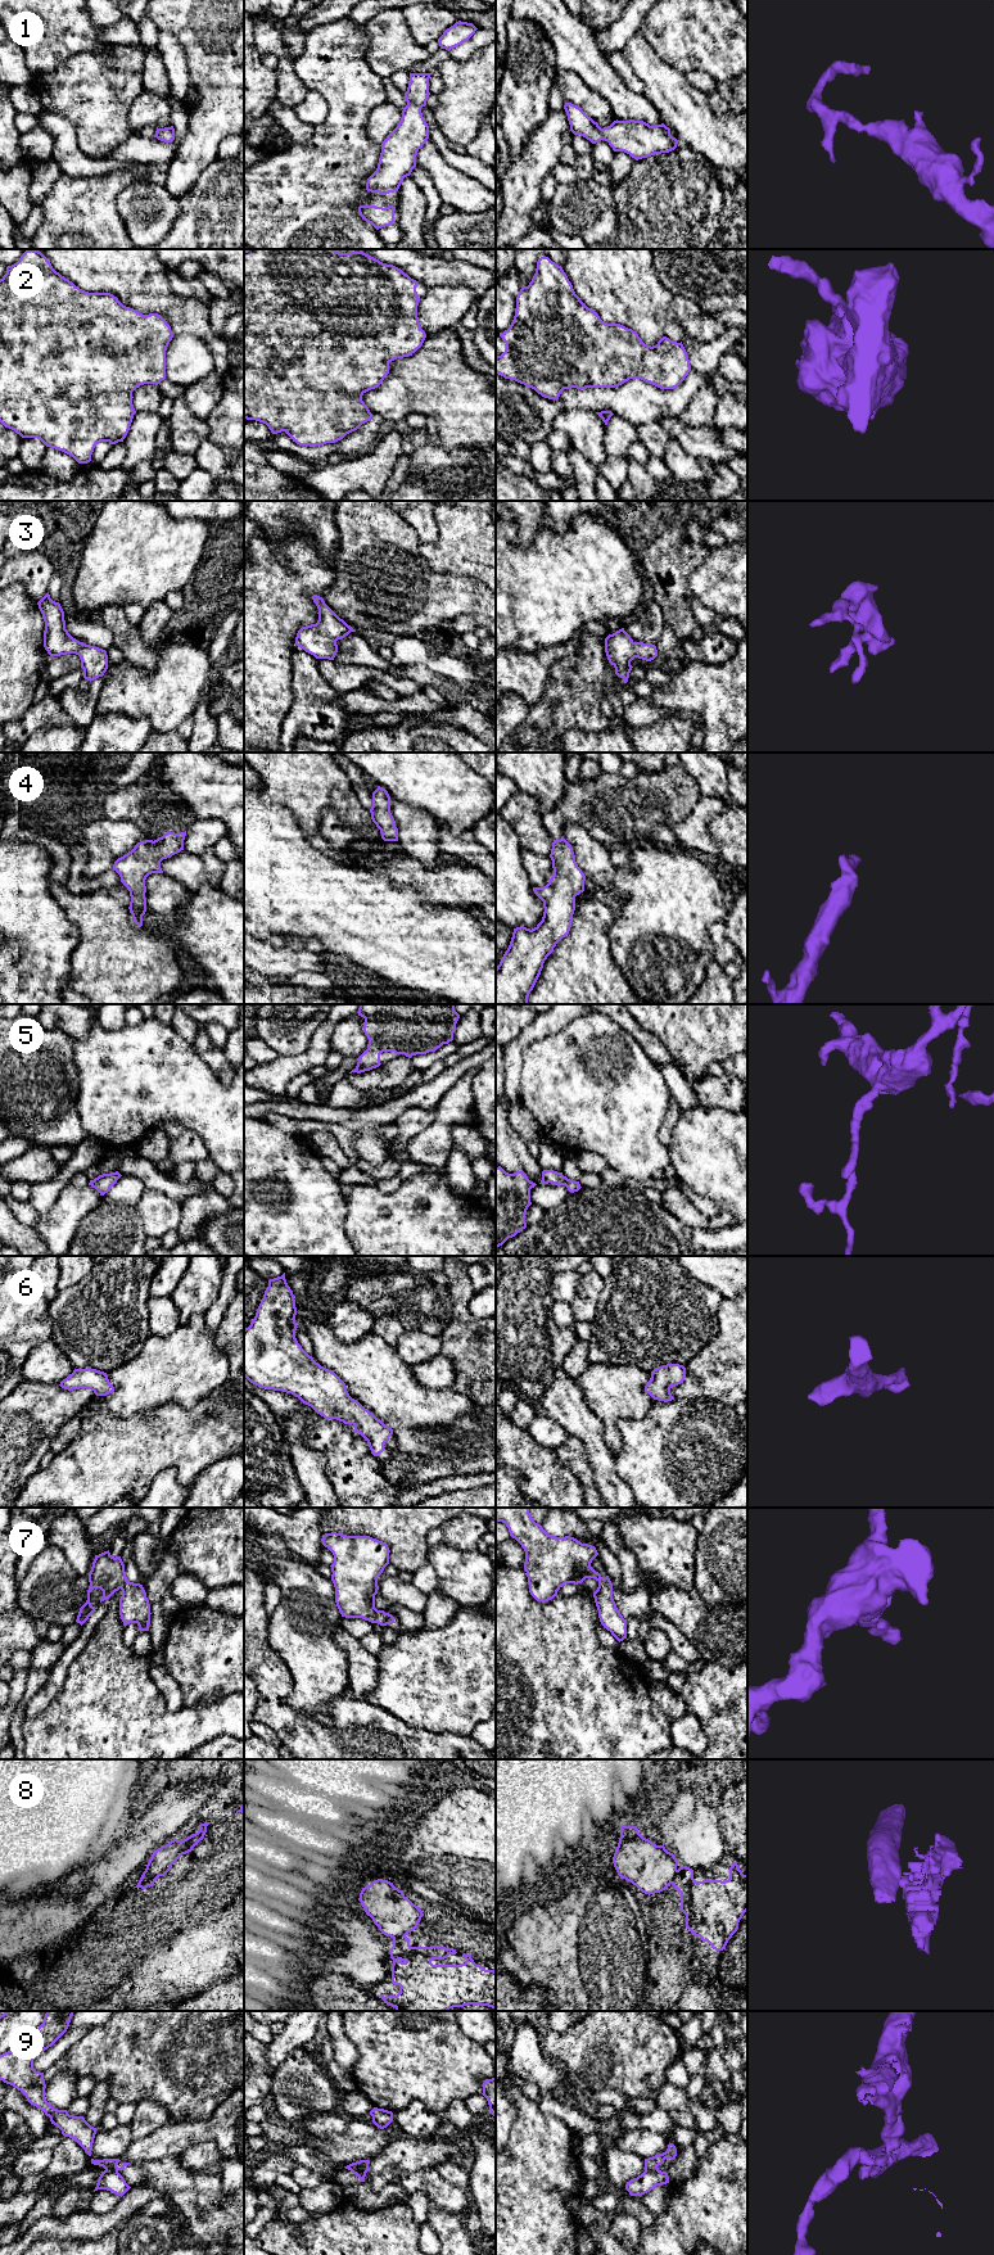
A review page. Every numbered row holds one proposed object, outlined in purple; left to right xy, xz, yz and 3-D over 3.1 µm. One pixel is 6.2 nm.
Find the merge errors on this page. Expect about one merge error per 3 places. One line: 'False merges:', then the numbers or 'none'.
False merges: 8, 9

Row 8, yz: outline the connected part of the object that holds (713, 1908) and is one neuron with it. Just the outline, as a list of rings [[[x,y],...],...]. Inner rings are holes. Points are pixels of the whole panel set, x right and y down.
[[[733,1862],[729,1867],[728,1880],[702,1880],[696,1881],[693,1879],[693,1870],[682,1866],[677,1870],[677,1875],[673,1880],[673,1886],[681,1893],[679,1910],[686,1915],[686,1928],[695,1935],[700,1937],[702,1942],[708,1942],[713,1949],[723,1951],[728,1940],[738,1929],[738,1922],[744,1913],[747,1911],[747,1875],[744,1875],[737,1862]]]

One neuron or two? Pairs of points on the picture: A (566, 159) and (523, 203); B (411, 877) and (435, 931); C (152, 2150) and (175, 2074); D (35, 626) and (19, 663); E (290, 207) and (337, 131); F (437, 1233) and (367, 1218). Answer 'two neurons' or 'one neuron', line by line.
A: two neurons
B: two neurons
C: two neurons
D: one neuron
E: one neuron
F: one neuron

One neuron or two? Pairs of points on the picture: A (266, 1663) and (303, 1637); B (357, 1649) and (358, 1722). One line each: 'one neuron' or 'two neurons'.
A: two neurons
B: two neurons

